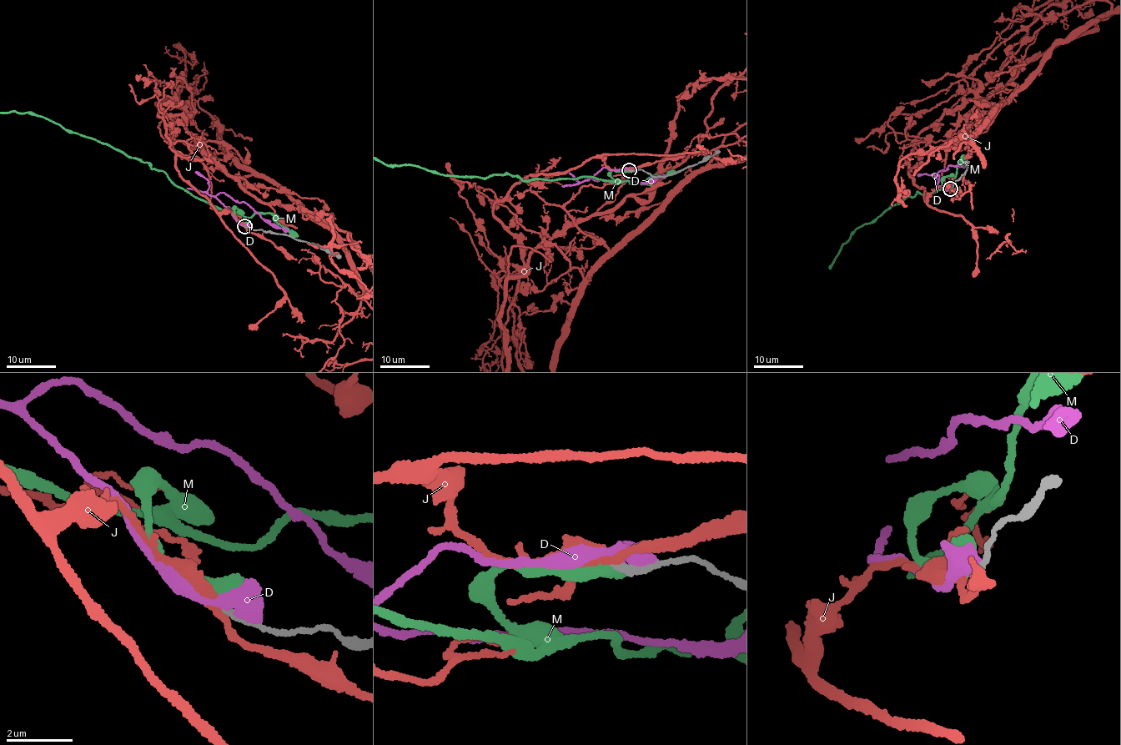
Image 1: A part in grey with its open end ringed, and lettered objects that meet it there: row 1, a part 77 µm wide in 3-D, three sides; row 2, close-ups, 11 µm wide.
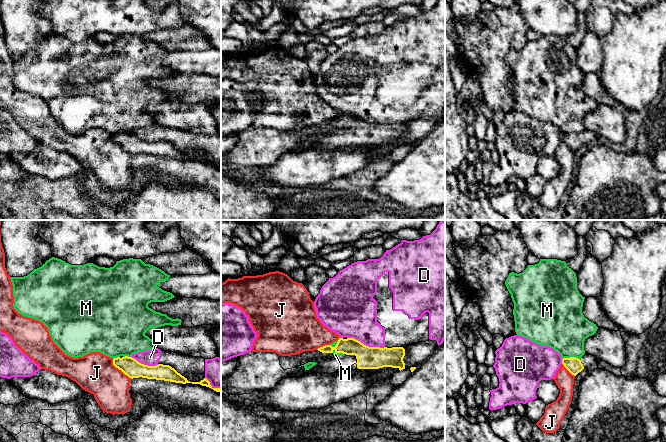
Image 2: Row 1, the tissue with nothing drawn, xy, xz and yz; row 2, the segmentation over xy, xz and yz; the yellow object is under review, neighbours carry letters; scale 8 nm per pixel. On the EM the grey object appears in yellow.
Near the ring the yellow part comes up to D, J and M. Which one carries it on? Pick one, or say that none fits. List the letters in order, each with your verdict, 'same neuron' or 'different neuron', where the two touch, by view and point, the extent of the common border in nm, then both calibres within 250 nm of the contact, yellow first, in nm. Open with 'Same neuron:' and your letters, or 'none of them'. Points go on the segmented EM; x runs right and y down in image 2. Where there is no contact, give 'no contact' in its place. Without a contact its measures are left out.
Same neuron: none of them
D: different neuron | xz (365, 345) | 320 nm | 180/360 nm
J: different neuron | xy (120, 369) | 220 nm | 150/320 nm
M: different neuron | yz (571, 357) | 140 nm | 120/380 nm

